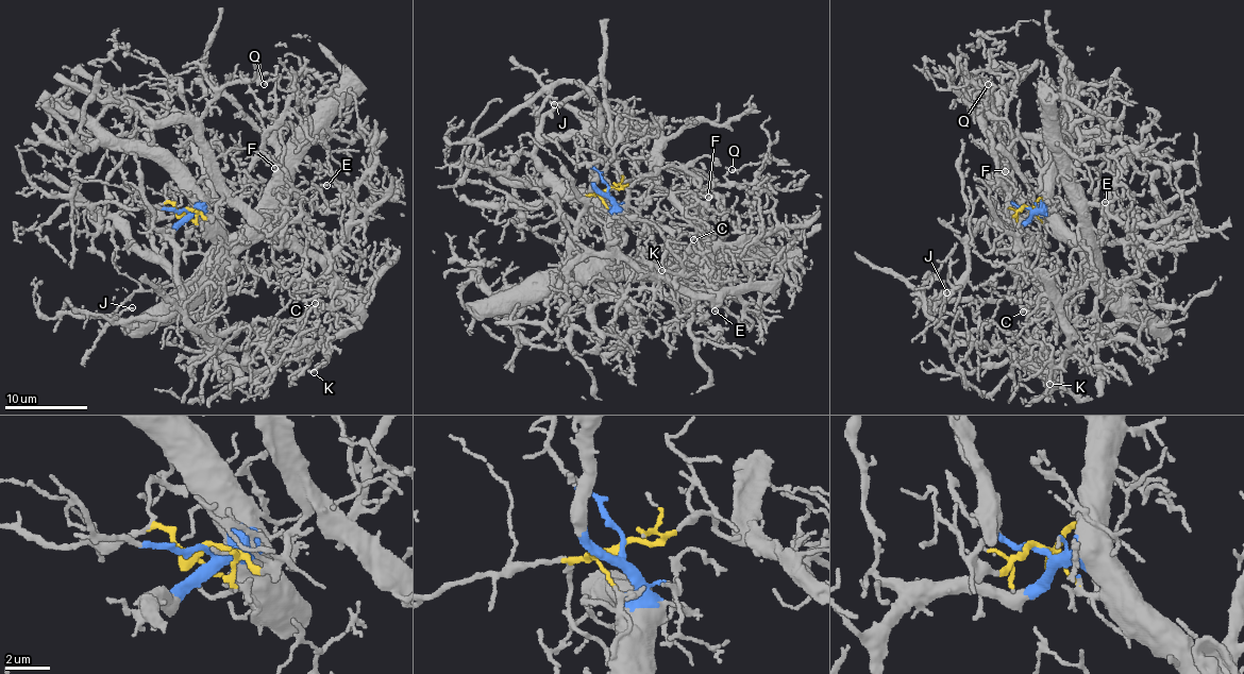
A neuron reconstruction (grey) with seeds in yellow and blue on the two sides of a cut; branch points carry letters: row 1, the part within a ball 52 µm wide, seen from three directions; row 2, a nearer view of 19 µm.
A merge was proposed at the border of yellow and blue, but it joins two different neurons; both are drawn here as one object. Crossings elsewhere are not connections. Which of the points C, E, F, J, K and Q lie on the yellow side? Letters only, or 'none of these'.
C, F, K, Q

